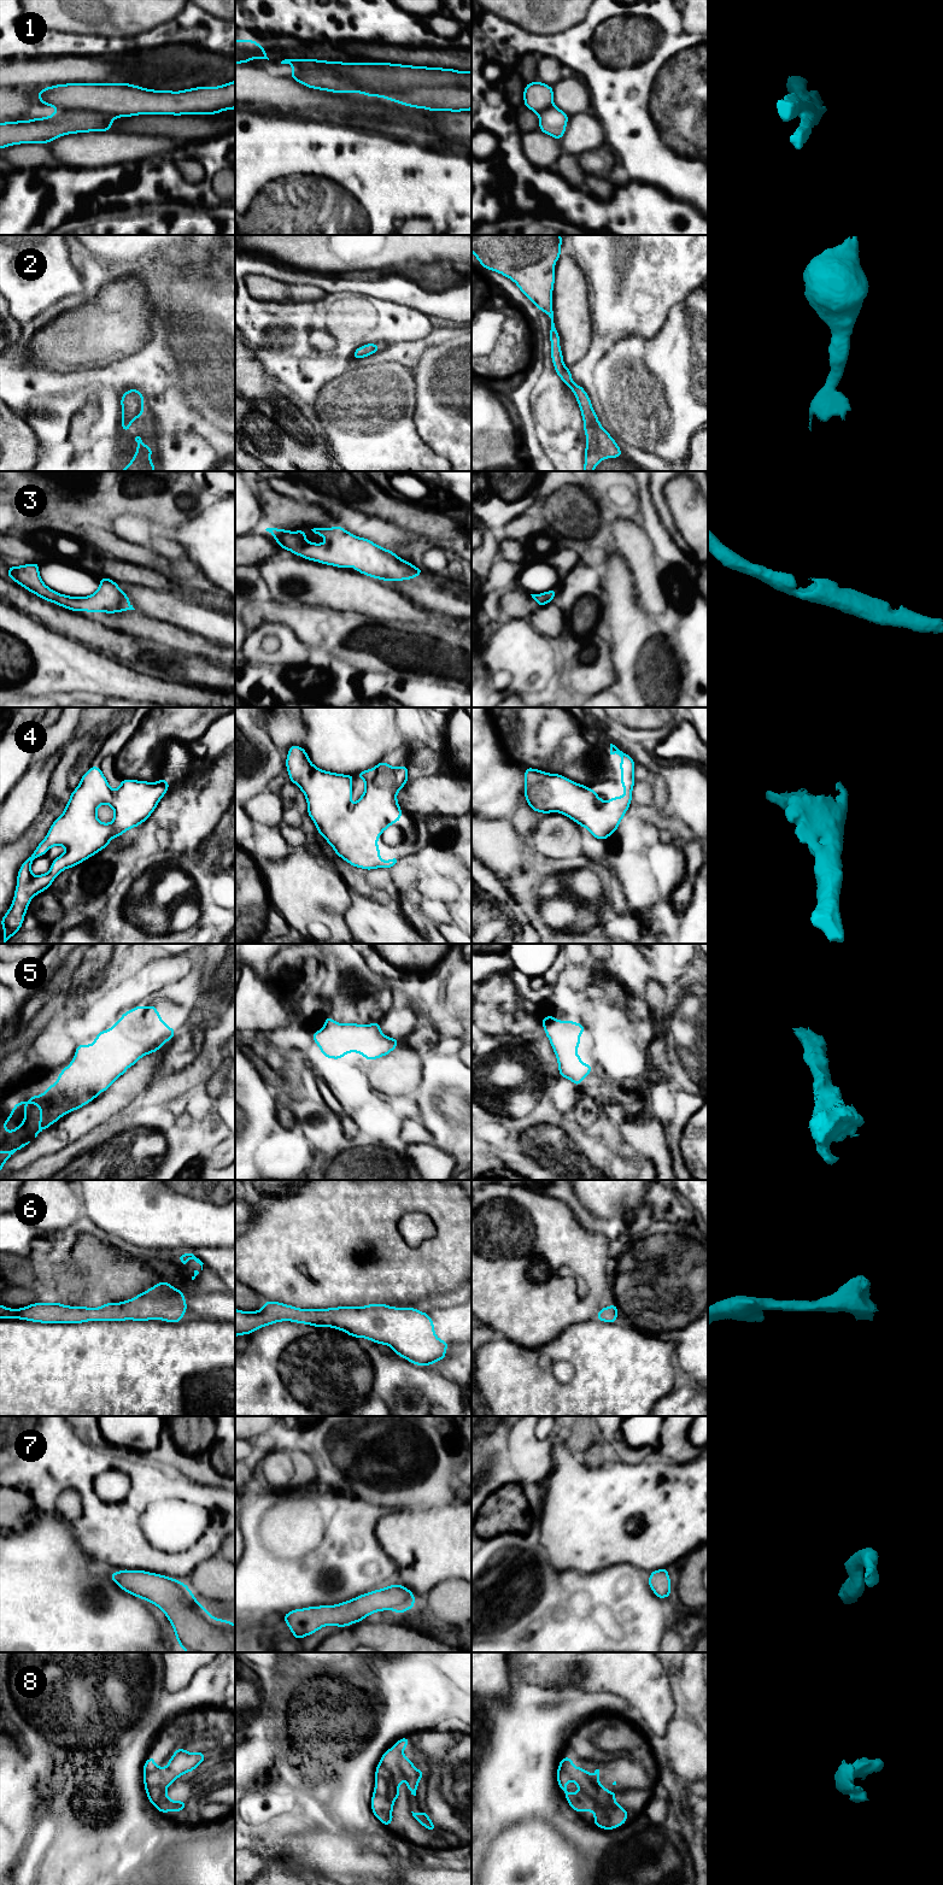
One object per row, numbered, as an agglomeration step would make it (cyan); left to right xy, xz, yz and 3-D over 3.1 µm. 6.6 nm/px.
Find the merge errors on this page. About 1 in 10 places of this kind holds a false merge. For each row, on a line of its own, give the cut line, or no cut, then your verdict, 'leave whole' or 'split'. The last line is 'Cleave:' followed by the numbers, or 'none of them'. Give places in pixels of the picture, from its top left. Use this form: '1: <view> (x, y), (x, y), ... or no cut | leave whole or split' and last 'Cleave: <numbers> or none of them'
1: xz (293, 66), (329, 69), (376, 93), (390, 88), (470, 89) | split
2: no cut | leave whole
3: no cut | leave whole
4: no cut | leave whole
5: no cut | leave whole
6: no cut | leave whole
7: no cut | leave whole
8: no cut | leave whole
Cleave: 1

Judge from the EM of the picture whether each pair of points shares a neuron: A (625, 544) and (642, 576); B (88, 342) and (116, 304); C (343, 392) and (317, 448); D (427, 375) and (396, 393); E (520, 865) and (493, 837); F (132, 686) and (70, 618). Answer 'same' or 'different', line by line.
A: same
B: same
C: different
D: different
E: same
F: different

